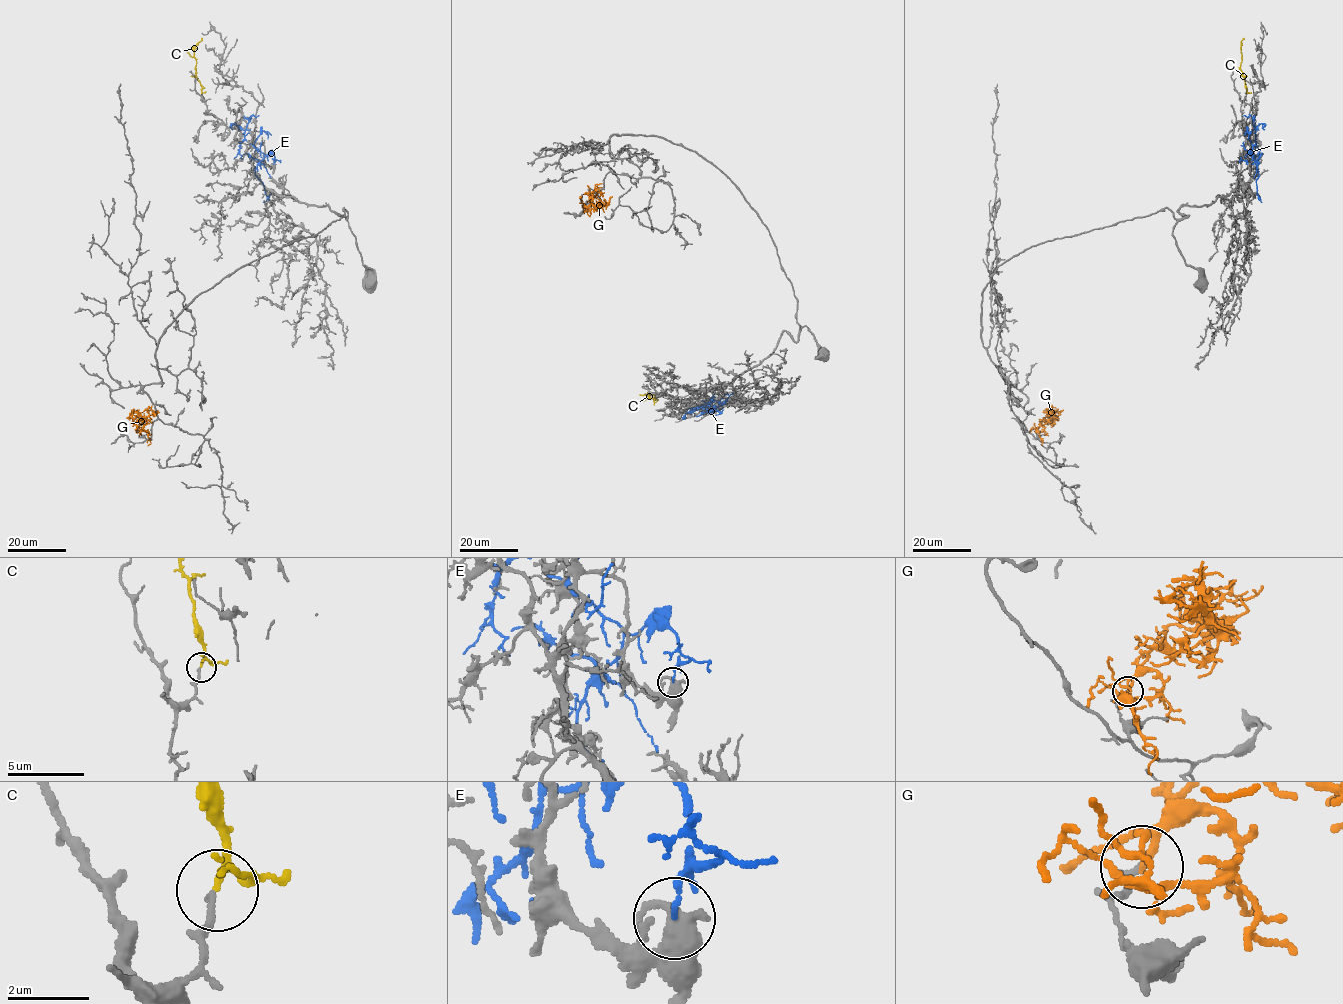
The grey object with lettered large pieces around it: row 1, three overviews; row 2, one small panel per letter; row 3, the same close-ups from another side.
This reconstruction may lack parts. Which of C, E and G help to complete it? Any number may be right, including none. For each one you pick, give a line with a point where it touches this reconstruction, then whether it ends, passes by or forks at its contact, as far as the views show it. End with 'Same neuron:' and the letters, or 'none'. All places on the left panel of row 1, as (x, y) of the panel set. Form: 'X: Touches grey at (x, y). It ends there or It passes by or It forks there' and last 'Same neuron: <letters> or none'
C: Touches grey at (201, 94). It passes by
Same neuron: C

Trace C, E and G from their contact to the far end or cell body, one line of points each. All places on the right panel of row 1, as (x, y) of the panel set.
C: (1246, 94), (1240, 68), (1243, 38)
E: (1247, 164), (1246, 156), (1253, 155), (1255, 129), (1253, 118), (1243, 115)
G: (1037, 429), (1042, 422), (1055, 418), (1042, 411)

